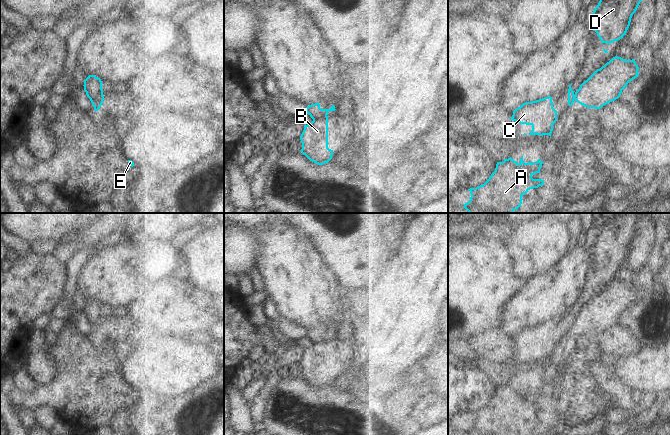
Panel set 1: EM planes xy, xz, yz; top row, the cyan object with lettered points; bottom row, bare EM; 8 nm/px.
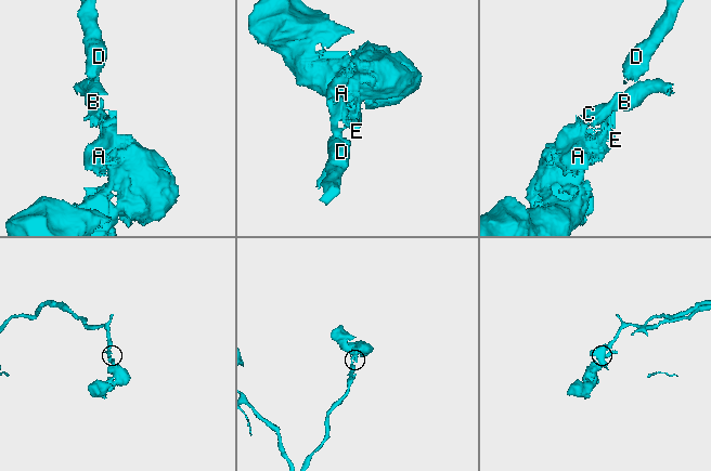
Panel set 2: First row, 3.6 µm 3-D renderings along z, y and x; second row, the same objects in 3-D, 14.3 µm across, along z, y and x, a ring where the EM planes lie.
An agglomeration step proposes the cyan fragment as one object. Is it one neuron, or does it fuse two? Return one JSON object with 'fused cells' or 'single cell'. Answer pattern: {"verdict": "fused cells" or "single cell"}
{"verdict": "fused cells"}

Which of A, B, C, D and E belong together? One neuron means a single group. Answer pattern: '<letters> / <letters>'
A C D E / B

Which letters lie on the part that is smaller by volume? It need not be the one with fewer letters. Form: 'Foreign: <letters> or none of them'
Foreign: B

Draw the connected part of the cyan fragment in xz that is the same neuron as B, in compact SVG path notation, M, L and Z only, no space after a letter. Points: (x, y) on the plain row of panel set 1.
M328 340L304 349L300 364L301 377L310 385L323 389L332 383L333 374L328 372Z

